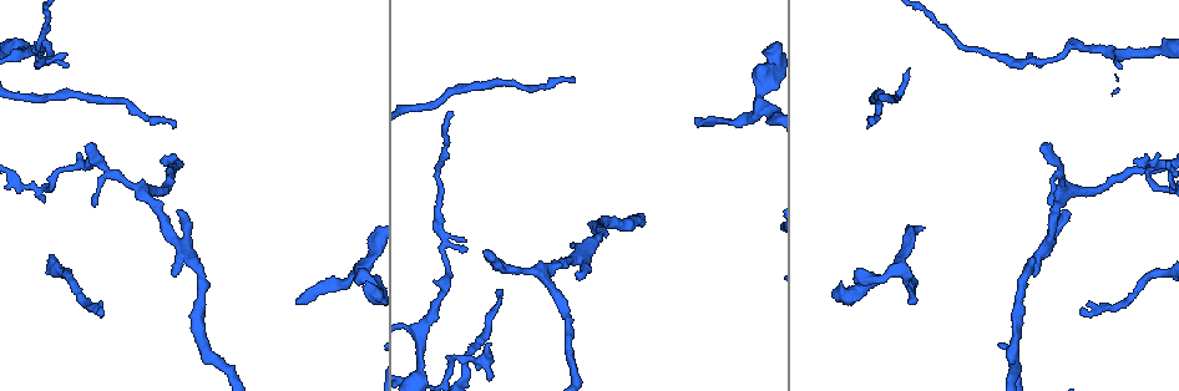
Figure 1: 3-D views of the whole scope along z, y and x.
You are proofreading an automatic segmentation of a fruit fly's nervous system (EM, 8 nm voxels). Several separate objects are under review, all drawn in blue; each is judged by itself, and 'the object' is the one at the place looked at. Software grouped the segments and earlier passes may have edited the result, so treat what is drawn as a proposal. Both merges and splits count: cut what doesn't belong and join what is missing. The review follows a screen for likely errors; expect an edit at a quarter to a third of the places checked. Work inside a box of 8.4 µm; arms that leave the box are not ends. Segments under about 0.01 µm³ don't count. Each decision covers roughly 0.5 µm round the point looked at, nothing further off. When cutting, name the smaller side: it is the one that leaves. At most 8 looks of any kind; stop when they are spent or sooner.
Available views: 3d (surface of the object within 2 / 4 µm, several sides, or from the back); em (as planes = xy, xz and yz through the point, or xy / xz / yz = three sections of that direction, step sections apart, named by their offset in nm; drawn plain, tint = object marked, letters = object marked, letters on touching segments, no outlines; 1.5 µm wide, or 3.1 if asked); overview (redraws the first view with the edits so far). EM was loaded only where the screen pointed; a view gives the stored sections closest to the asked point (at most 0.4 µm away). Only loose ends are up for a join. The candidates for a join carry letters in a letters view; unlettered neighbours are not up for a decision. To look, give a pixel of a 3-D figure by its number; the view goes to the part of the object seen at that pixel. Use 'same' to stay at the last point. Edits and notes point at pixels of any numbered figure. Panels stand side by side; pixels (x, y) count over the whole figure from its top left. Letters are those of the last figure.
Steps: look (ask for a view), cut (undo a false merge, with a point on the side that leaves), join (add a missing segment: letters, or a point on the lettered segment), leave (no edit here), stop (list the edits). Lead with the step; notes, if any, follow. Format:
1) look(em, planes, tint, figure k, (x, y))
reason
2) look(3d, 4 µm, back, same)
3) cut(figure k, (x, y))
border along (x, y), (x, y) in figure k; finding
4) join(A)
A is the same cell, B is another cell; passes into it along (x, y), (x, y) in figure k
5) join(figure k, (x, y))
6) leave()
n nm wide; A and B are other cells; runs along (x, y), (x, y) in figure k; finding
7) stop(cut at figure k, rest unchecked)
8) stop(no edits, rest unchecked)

look(em, planes, letters, figure 1, (867, 124))
tapers out

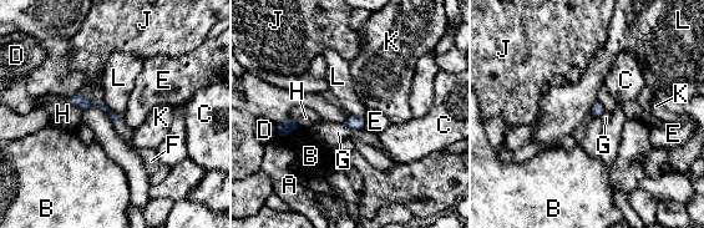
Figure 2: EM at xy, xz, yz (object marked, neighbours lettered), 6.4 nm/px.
join(F)
F is the same cell, A, B, C, D, E, G, H, J, K and L are other cells; it goes on there

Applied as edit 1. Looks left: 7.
look(3d, 4 µm, figure 1, (577, 275))
an open end

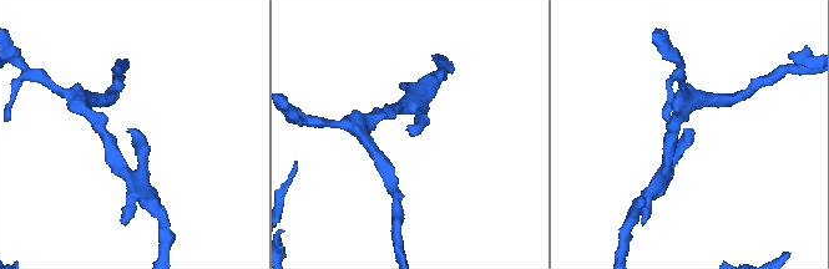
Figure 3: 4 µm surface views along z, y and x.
look(em, planes, plain, figure 3, (684, 129))

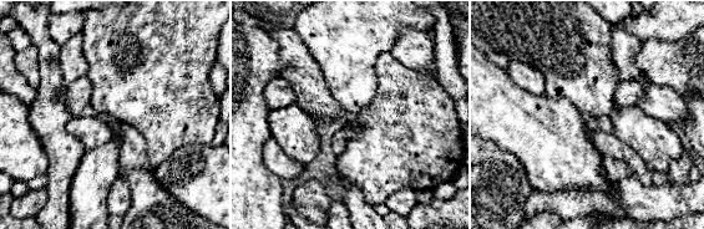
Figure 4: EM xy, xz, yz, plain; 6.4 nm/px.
look(em, planes, letters, same)

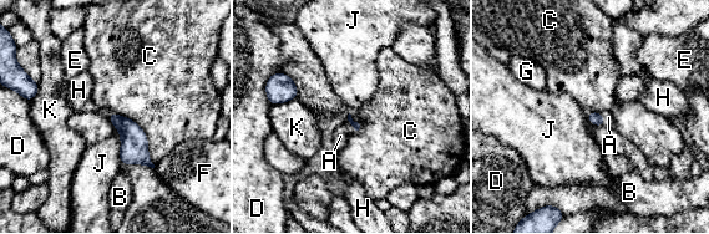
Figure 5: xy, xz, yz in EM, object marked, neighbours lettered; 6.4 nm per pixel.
join(A)
A is the same cell, B, C, D, E, F, G, H, J and K are other cells; passes into it along (596, 118), (603, 118), (608, 117) in figure 5; the cell continues

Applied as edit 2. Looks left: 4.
look(overview)
see it whole again

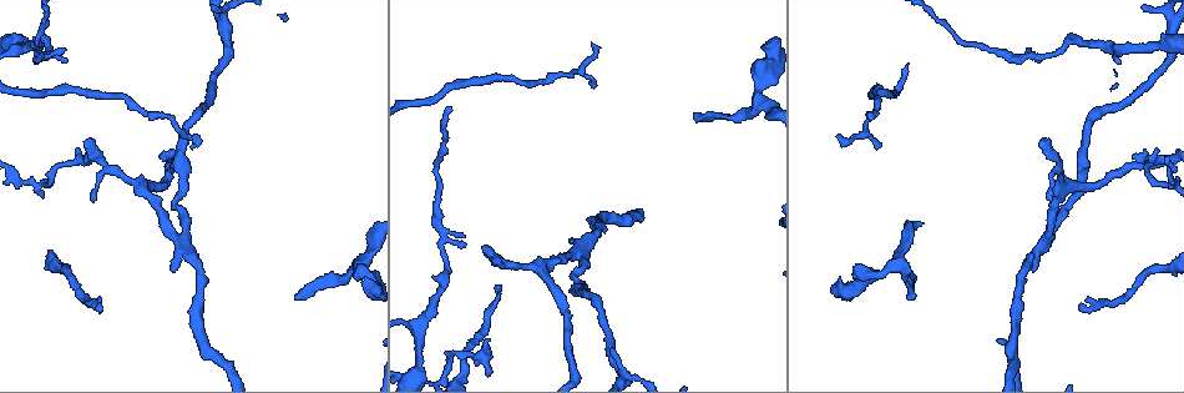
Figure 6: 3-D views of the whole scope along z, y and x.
look(em, yz, step 4, letters, figure 6, (99, 308))
branch stops here

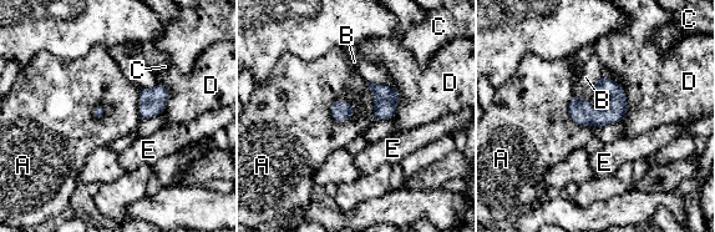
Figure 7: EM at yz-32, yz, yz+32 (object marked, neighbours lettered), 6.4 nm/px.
join(B)
B is the same cell, A, C, D and E are other cells; passes into it along (581, 111), (596, 84), (586, 77) in figure 7; the cell continues

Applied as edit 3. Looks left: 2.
stop(join at figure 2, join at figure 5, join at figure 7, rest unchecked)

